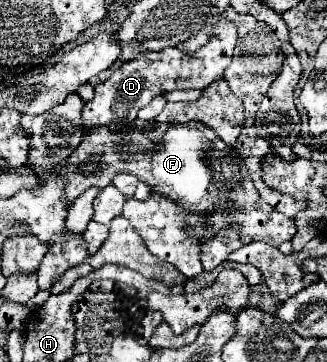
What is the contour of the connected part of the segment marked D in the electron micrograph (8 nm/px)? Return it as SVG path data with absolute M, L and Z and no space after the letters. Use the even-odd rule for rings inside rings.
M221 20L215 24L215 34L209 38L205 46L201 46L191 58L183 54L179 48L165 48L161 52L145 52L133 58L131 62L121 64L107 82L99 84L95 90L95 98L83 108L81 122L85 130L95 126L107 126L111 132L119 132L137 118L135 110L141 110L149 104L157 94L167 94L171 90L185 88L207 88L209 82L223 76L223 70L231 64L233 48L237 42L237 28L229 20Z

